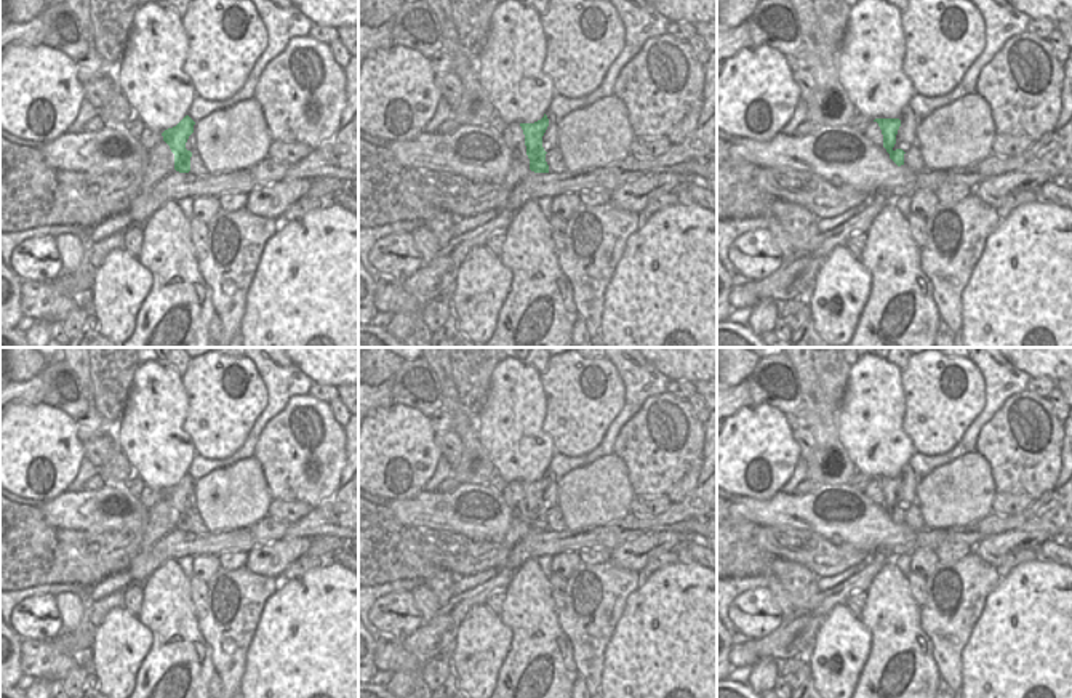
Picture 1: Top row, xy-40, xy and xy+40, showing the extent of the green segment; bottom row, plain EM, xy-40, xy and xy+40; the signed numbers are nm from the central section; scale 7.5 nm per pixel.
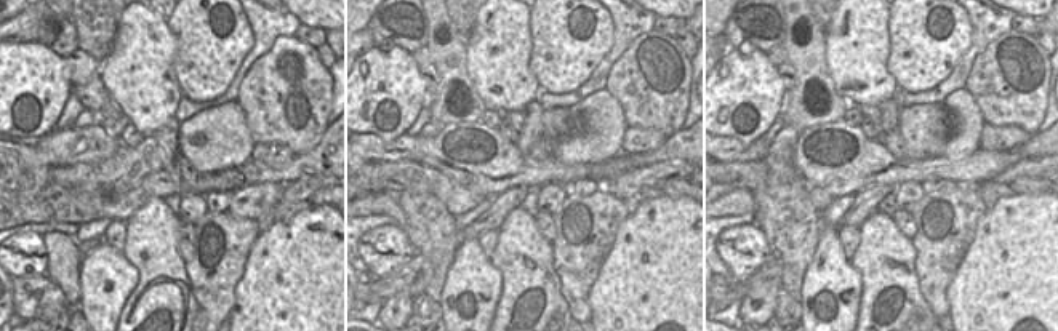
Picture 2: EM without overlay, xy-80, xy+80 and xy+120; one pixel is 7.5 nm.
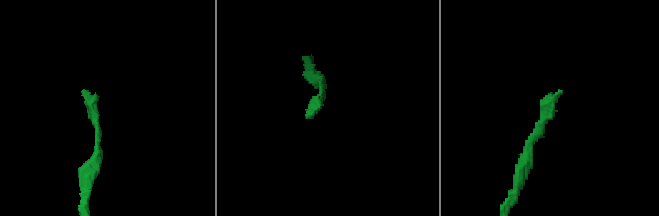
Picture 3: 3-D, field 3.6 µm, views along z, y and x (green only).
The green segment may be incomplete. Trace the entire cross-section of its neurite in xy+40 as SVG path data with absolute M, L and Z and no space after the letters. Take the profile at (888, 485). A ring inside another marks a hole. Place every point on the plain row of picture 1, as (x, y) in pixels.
M907 463L898 477L875 477L883 493L883 506L890 517L898 524L904 524L904 512L915 503L915 487L918 477Z

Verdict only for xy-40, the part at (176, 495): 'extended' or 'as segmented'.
extended

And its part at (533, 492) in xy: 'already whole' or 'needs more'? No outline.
needs more

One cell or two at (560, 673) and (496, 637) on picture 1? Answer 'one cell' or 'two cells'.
two cells

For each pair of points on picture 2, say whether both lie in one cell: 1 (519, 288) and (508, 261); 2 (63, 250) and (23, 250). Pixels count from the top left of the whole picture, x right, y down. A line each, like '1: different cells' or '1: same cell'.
1: same cell
2: different cells

